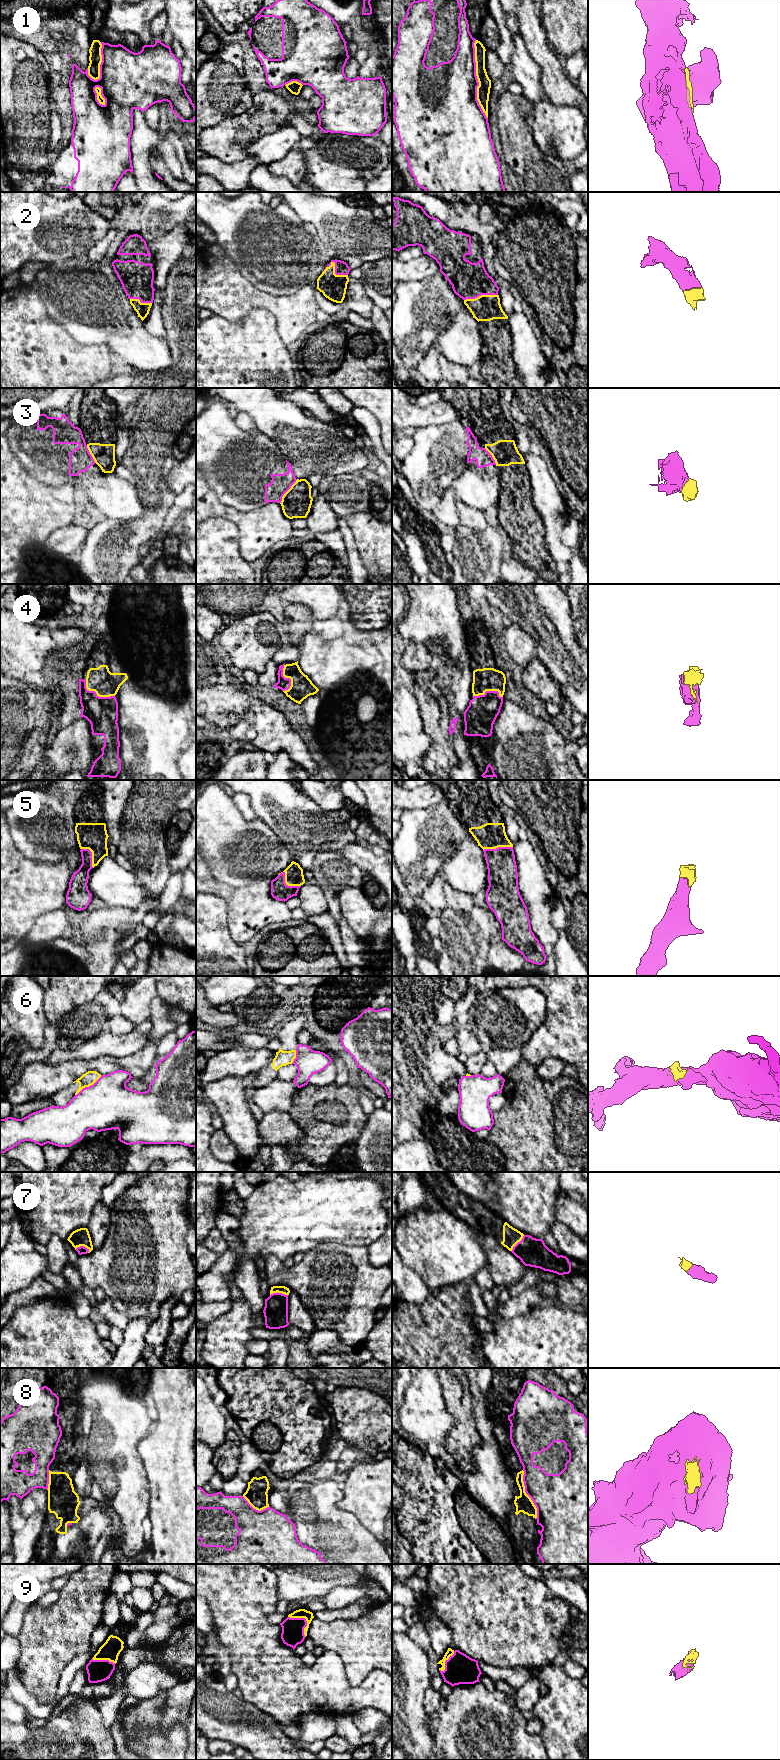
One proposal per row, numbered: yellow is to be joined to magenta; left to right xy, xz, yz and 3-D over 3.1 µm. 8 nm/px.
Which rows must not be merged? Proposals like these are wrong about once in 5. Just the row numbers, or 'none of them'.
1, 3, 6, 8

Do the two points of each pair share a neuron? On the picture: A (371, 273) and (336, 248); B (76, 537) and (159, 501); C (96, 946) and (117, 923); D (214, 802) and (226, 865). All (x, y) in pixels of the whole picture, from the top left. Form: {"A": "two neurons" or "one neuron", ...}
{"A": "two neurons", "B": "two neurons", "C": "one neuron", "D": "one neuron"}

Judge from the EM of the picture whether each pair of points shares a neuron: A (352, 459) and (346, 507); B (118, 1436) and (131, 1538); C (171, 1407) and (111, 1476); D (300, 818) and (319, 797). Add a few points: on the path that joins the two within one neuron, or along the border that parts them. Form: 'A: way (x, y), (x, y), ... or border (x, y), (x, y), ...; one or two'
A: border (356, 472), (329, 474), (327, 476); two
B: way (126, 1461), (127, 1496), (131, 1506), (131, 1513); one
C: border (155, 1401), (158, 1413), (157, 1424), (140, 1441); two
D: border (302, 790), (323, 809), (337, 811); two

